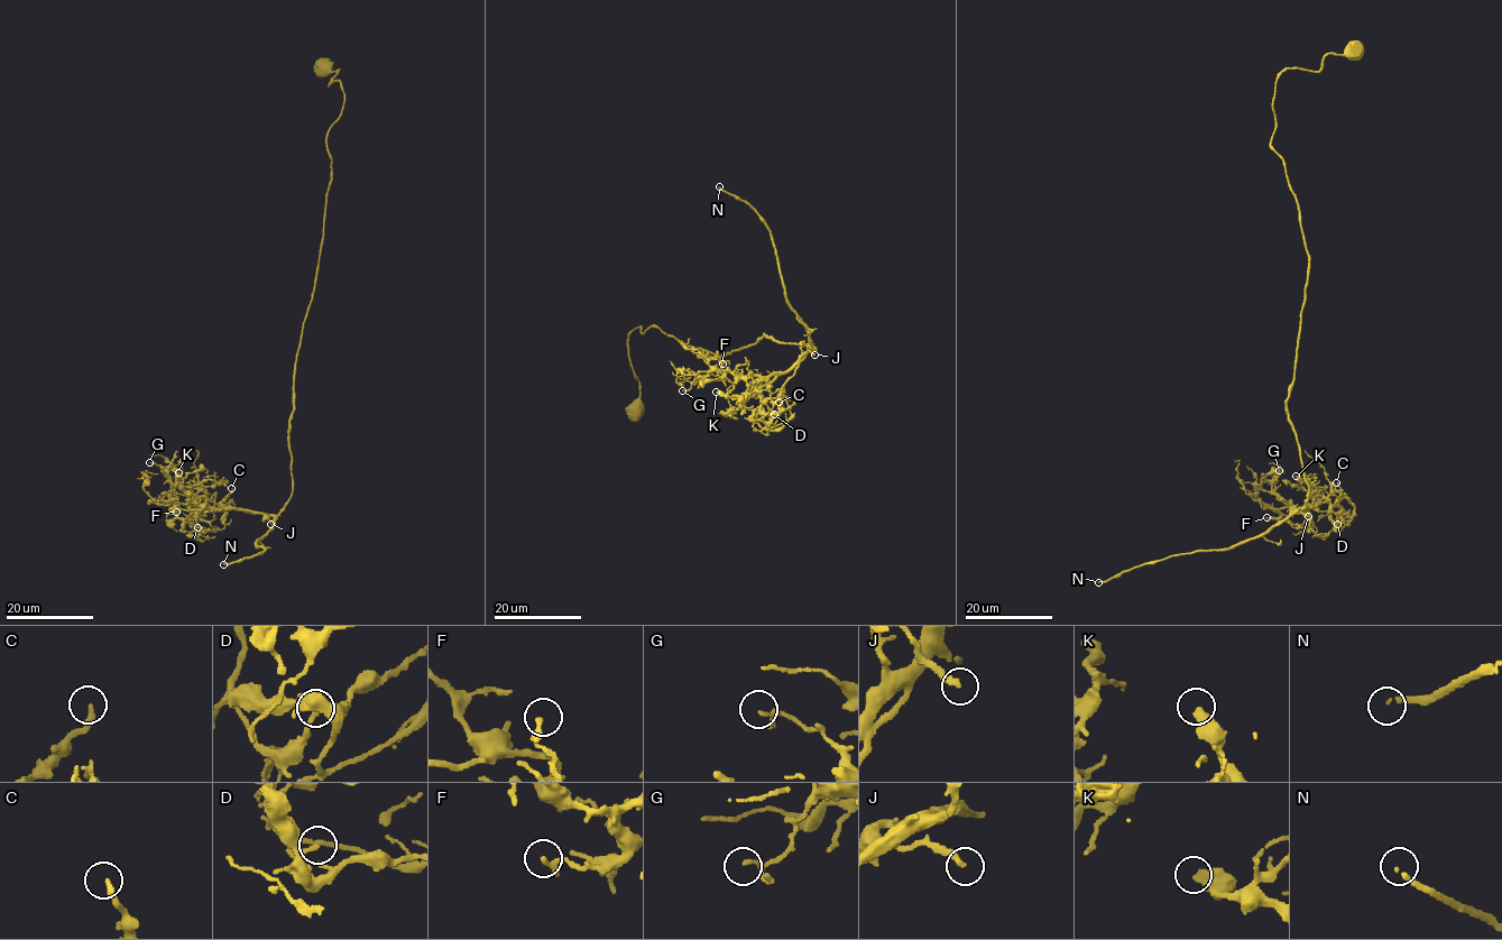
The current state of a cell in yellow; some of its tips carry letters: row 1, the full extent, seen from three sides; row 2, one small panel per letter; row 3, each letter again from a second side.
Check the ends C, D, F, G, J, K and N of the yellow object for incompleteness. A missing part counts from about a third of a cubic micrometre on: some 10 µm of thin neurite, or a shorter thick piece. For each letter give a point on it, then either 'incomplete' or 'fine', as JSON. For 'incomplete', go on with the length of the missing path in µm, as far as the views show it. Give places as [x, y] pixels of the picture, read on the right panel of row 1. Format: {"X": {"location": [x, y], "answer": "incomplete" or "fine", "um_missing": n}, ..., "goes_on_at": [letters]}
{"C": {"location": [1336, 482], "answer": "incomplete", "um_missing": 4}, "D": {"location": [1337, 524], "answer": "fine"}, "F": {"location": [1266, 517], "answer": "fine"}, "G": {"location": [1279, 470], "answer": "fine"}, "J": {"location": [1308, 516], "answer": "fine"}, "K": {"location": [1296, 476], "answer": "incomplete", "um_missing": 20}, "N": {"location": [1098, 582], "answer": "incomplete", "um_missing": 100}, "goes_on_at": ["C", "K", "N"]}

